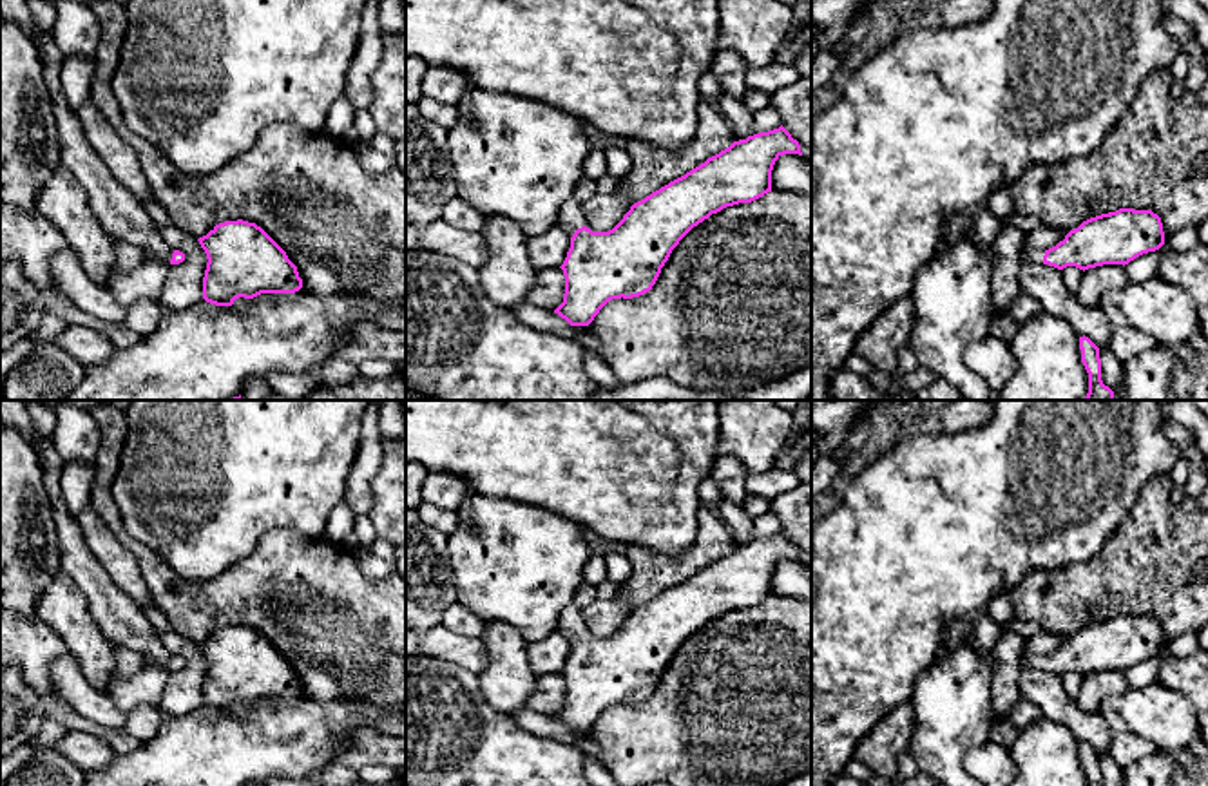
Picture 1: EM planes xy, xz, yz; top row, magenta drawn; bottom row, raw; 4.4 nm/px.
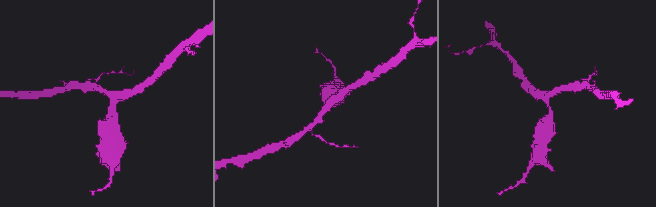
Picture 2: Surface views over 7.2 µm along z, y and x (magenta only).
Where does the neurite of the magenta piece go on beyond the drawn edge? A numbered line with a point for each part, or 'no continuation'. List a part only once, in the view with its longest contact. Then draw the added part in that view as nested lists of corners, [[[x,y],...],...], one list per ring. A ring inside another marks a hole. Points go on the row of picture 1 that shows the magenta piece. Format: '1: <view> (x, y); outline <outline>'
1: xz (569, 218); outline [[[572,197],[560,208],[554,226],[567,232],[570,237],[574,232],[581,226],[585,226],[585,217],[581,212],[580,203],[576,203]]]

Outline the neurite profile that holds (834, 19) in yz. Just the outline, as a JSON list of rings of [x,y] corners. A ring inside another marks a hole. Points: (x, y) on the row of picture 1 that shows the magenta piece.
[[[811,0],[811,20],[820,51],[837,49],[869,9],[868,0]]]

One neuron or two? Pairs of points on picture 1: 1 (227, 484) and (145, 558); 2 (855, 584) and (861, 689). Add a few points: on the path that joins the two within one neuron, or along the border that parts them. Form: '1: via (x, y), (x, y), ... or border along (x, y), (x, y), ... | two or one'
1: border along (122, 524), (187, 578) | two
2: via (861, 609), (861, 663) | one

